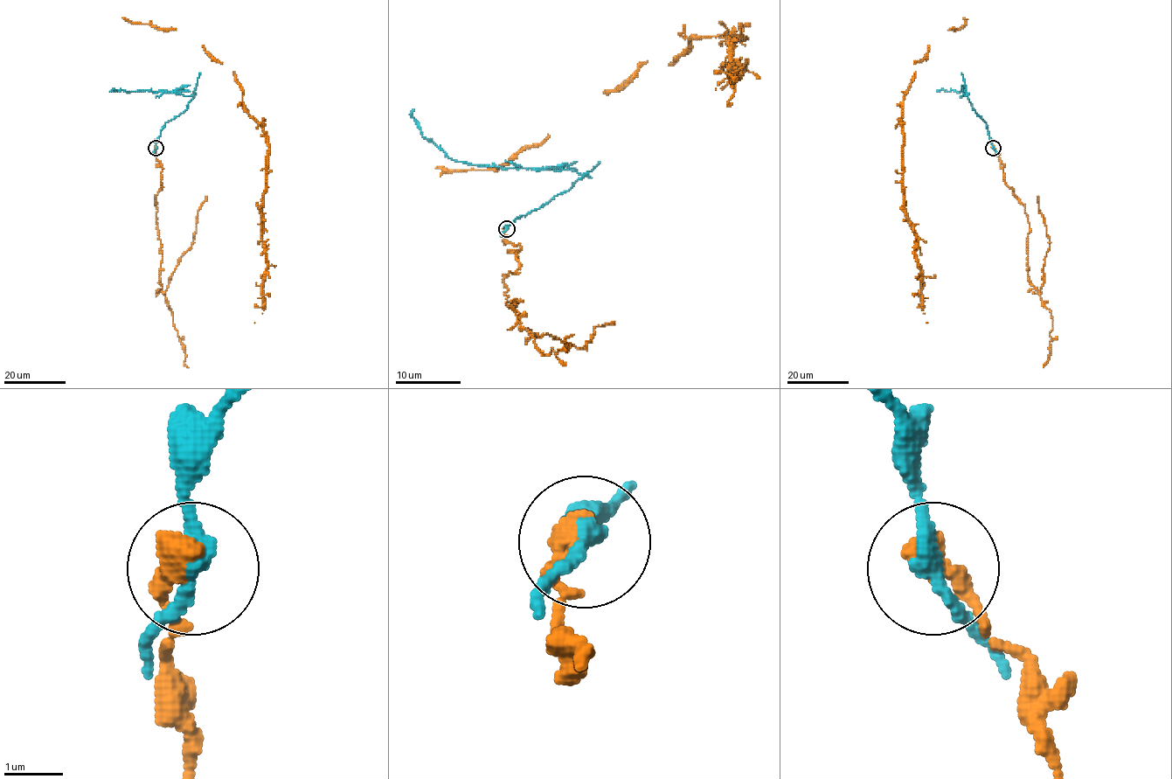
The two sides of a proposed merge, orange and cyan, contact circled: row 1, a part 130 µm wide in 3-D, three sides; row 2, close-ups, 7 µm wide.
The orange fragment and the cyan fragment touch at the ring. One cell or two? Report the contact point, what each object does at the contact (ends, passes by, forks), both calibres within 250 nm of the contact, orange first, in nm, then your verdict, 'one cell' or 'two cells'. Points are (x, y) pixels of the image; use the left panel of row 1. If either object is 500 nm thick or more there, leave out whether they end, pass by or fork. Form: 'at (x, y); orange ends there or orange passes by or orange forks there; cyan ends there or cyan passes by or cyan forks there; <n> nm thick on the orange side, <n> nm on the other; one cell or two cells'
at (156, 148); 500 nm thick on the orange side, 280 nm on the other; two cells

